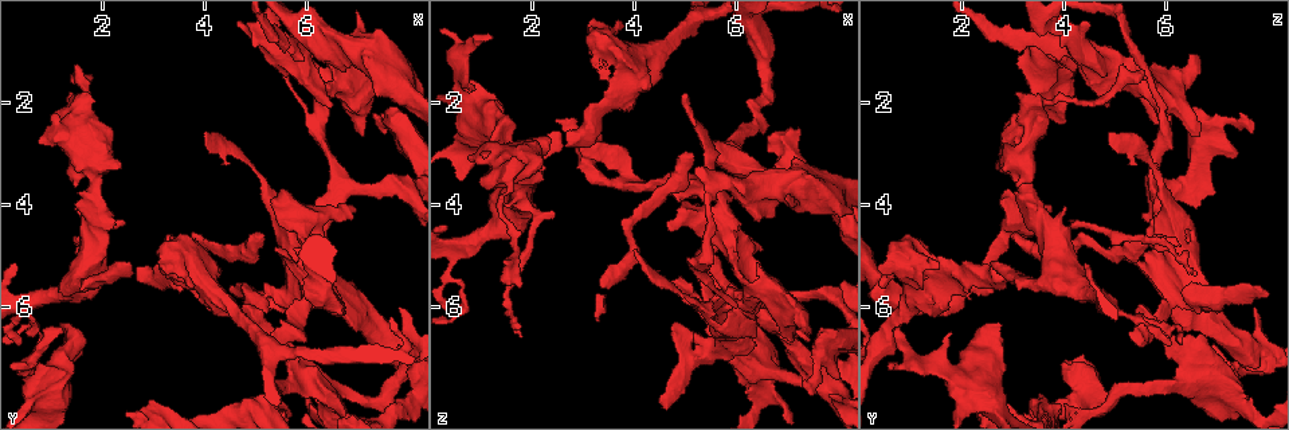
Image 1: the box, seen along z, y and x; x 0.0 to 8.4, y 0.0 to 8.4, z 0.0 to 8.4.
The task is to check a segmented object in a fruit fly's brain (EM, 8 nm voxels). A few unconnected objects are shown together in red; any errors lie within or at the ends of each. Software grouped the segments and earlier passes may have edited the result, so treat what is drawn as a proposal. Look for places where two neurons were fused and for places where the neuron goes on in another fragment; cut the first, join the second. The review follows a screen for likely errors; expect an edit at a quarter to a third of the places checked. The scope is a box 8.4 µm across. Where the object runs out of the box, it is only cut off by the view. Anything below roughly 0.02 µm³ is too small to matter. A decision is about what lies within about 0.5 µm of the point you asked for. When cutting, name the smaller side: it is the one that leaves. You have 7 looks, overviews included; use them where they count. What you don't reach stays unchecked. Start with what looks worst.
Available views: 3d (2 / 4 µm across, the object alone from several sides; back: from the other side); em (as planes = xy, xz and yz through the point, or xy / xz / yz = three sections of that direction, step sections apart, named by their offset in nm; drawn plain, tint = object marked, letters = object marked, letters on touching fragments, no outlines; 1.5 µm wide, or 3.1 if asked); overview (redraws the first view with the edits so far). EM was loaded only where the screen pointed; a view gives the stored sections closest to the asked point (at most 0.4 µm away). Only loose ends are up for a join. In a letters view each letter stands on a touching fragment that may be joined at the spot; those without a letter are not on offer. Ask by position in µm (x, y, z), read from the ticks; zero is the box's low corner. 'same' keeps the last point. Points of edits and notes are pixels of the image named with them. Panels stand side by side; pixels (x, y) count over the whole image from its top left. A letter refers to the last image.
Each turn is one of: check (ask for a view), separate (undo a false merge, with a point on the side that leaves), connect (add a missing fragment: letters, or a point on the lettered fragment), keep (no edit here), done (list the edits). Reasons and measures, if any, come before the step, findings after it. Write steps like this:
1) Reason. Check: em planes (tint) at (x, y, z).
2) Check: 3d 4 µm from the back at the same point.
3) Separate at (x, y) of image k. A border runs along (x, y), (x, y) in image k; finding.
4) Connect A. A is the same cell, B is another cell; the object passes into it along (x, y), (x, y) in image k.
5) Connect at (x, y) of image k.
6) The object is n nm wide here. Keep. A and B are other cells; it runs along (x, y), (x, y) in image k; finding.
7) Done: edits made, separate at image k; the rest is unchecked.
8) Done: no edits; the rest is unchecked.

An open end. Check: em planes (plain) at (6.95, 4.20, 3.75).

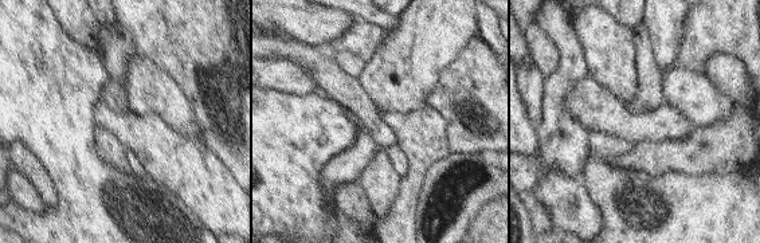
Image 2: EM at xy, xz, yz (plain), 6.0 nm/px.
Check: em planes (letters) at the same point.

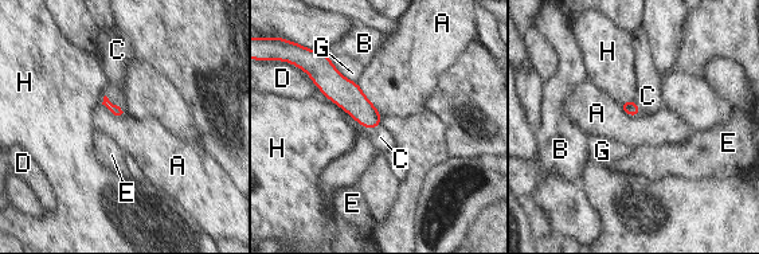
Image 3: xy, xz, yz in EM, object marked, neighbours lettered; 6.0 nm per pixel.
The longest contact is with A, 240 nm. Connect C. C is the same cell, A, B, D, E, G and H are other cells; the neuron continues.

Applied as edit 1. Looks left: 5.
An open end. Check: 3d 4 µm at (1.25, 6.35, 2.65).

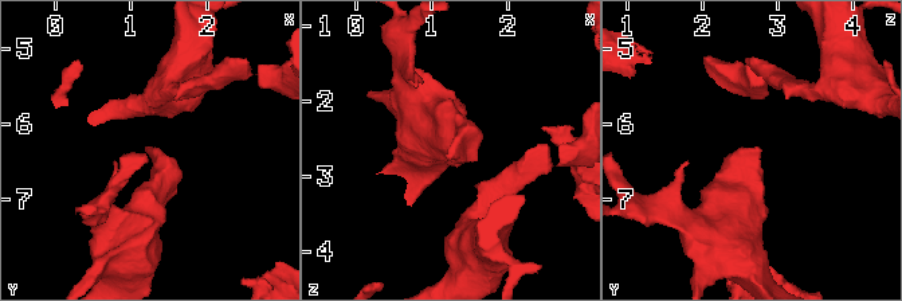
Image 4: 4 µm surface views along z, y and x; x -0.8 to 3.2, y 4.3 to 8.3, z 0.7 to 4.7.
Check: em xz step 8 (letters) at (1.25, 6.35, 2.65).

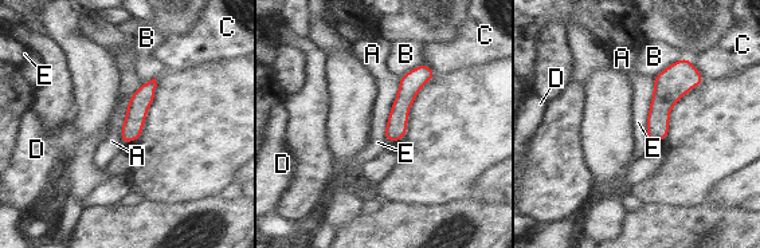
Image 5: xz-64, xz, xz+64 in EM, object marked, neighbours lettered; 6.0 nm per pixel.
Keep. A, B, C, D and E are other cells; it runs along (423, 67), (387, 137) in image 5; no lettered fragment goes on from it.

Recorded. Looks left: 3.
An open end. Check: 3d 2 µm at (1.25, 6.45, 0.70).

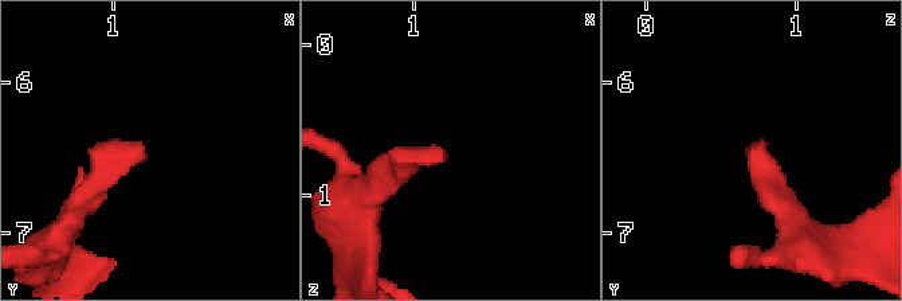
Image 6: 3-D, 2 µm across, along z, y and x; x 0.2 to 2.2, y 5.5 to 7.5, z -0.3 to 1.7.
Need the tissue. Check: em yz step 8 (letters) at (1.24, 6.46, 0.70).

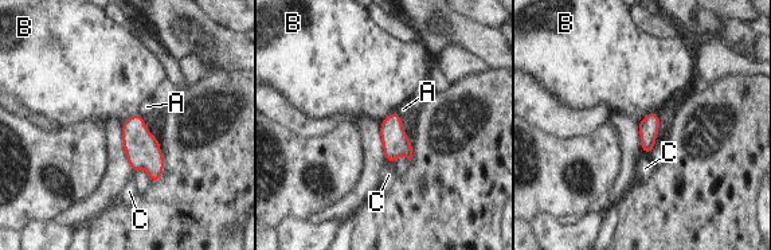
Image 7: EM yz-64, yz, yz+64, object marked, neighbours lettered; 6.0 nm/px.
Check: em planes (letters) at the same point.

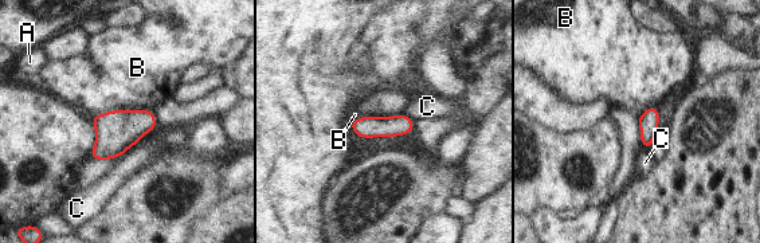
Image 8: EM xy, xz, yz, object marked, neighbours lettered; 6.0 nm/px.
Keep. A, B and C are other cells; a border runs along (156, 126), (120, 157) in image 8; no lettered fragment goes on from it.

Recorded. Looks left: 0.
Done: edits made, connect at image 3; the rest is unchecked.

